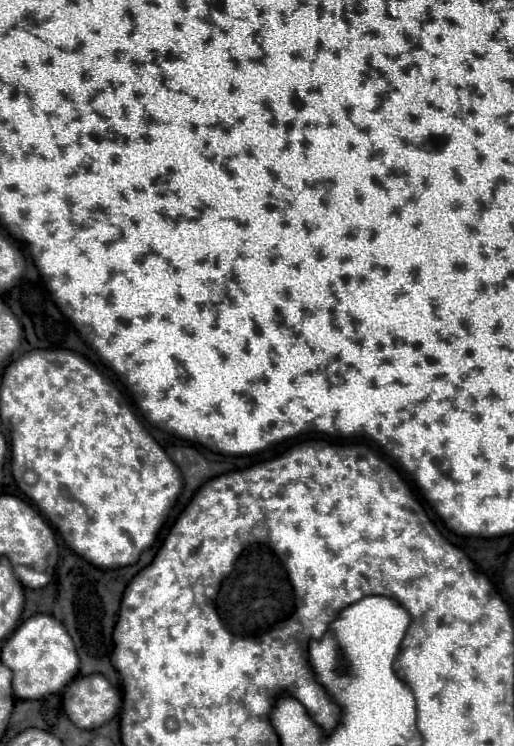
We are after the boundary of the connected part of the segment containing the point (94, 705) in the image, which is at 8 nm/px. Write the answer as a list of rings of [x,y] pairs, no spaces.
[[[102,674],[78,676],[64,690],[64,710],[68,718],[84,730],[100,728],[110,722],[122,704],[118,688]]]

